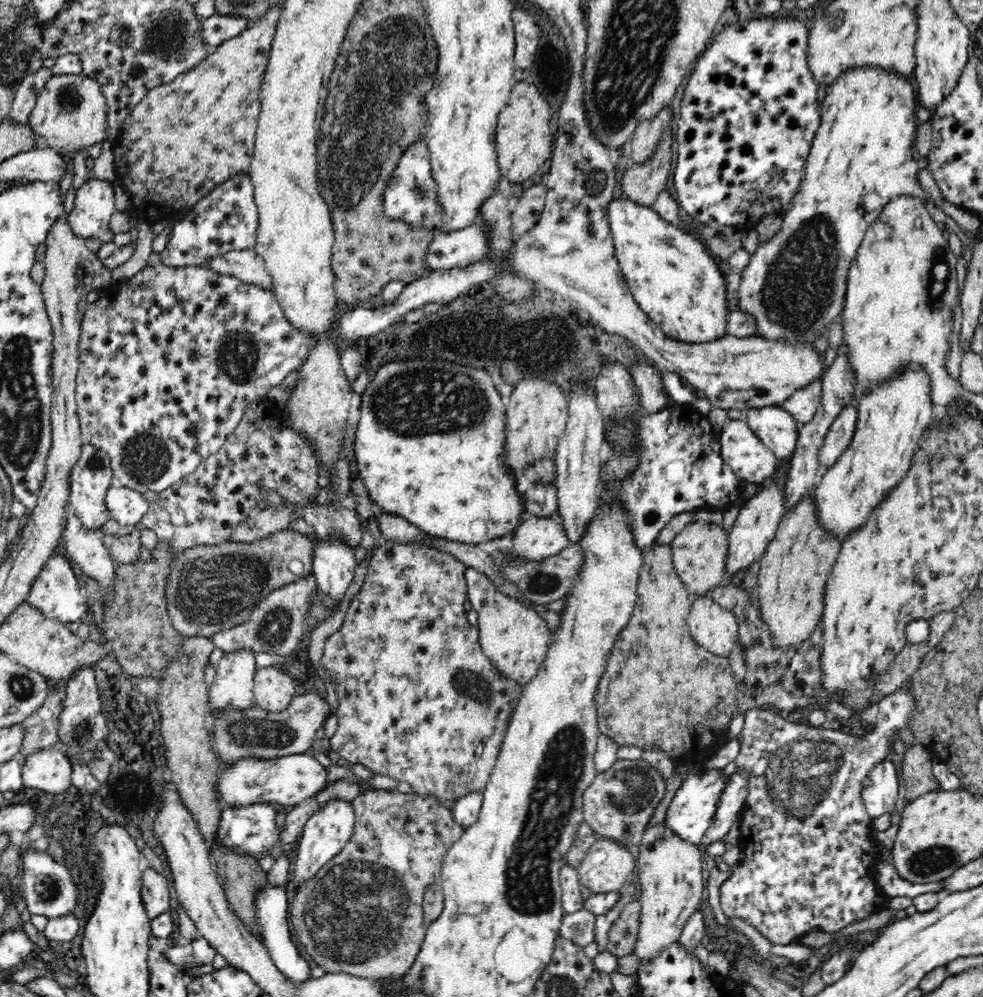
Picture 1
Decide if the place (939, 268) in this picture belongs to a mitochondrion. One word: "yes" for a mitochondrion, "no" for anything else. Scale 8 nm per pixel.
yes

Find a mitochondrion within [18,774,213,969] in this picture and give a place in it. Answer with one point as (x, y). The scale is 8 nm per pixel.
(48, 889)

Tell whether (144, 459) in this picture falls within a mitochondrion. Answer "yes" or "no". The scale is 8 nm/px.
yes

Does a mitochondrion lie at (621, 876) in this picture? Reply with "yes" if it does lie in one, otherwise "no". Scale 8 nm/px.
no

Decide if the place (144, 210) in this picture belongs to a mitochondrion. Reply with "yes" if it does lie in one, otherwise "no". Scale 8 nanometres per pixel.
no

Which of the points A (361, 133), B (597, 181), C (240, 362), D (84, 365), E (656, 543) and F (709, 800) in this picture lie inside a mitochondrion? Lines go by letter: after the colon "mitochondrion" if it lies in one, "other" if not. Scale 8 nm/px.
A: mitochondrion
B: mitochondrion
C: mitochondrion
D: other
E: other
F: other

